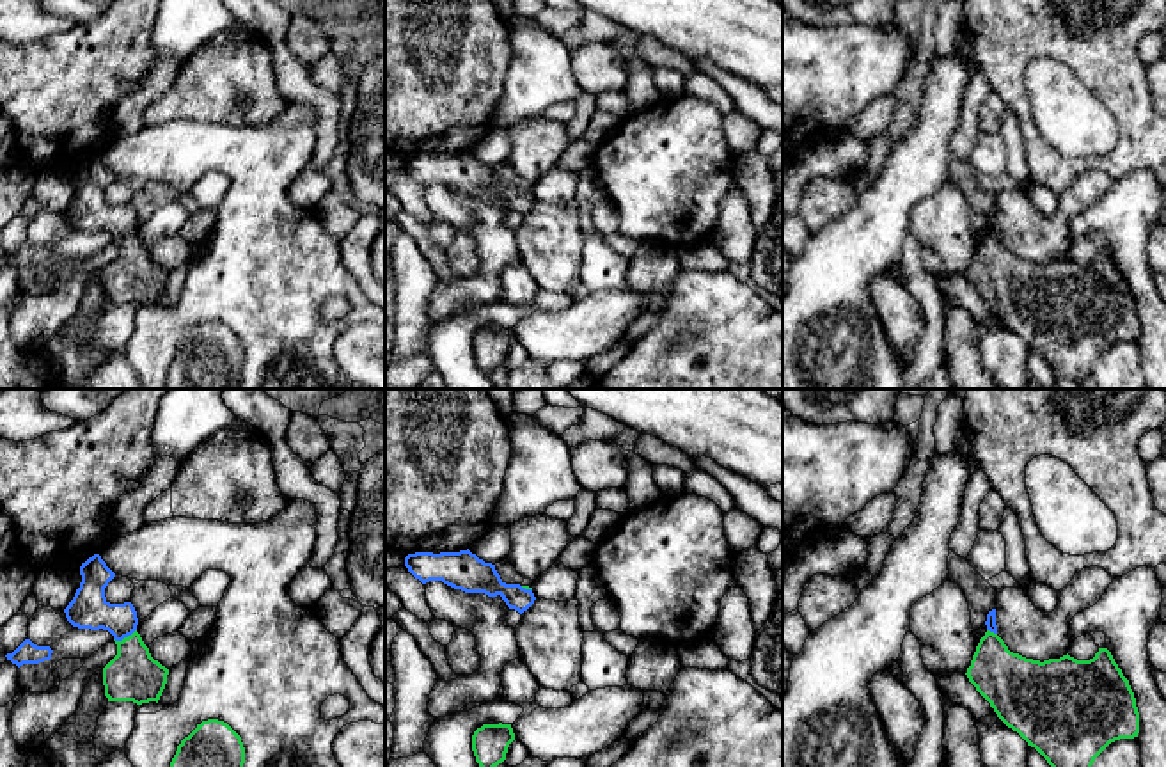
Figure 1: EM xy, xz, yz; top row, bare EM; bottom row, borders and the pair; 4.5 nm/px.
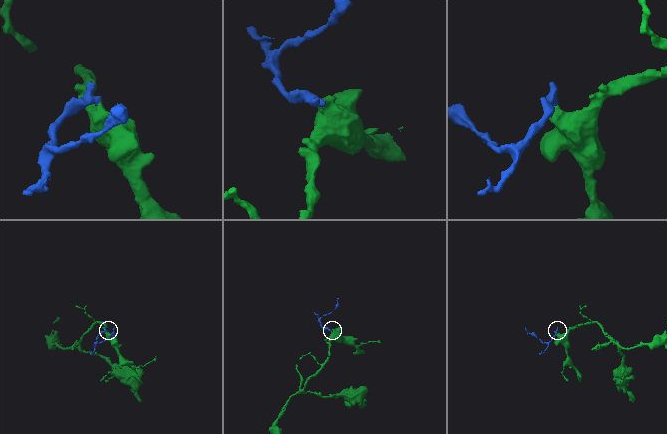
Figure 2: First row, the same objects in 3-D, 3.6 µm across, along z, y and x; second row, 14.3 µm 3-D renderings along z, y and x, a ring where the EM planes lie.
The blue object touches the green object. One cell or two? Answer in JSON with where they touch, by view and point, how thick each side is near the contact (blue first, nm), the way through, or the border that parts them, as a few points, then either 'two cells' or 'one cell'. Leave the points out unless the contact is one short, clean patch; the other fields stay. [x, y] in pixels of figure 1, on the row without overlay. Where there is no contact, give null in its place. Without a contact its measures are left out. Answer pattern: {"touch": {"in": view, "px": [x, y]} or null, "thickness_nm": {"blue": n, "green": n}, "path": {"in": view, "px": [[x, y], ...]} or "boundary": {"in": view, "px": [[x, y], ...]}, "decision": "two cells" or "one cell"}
{"touch": {"in": "xy", "px": [125, 238]}, "thickness_nm": {"blue": 180, "green": 240}, "path": {"in": "xy", "px": [[89, 212], [103, 217], [125, 238], [132, 254], [132, 277]]}, "decision": "one cell"}

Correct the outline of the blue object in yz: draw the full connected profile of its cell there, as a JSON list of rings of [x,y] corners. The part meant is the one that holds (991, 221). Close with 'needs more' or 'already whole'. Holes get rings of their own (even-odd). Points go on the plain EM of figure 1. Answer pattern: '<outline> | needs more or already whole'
[[[996,211],[987,217],[987,234],[967,270],[967,281],[990,305],[997,320],[1035,350],[1063,378],[1081,384],[1091,376],[1095,360],[1115,343],[1139,336],[1139,314],[1129,282],[1107,250],[1093,261],[1033,263],[1008,252],[997,238]]] | needs more

